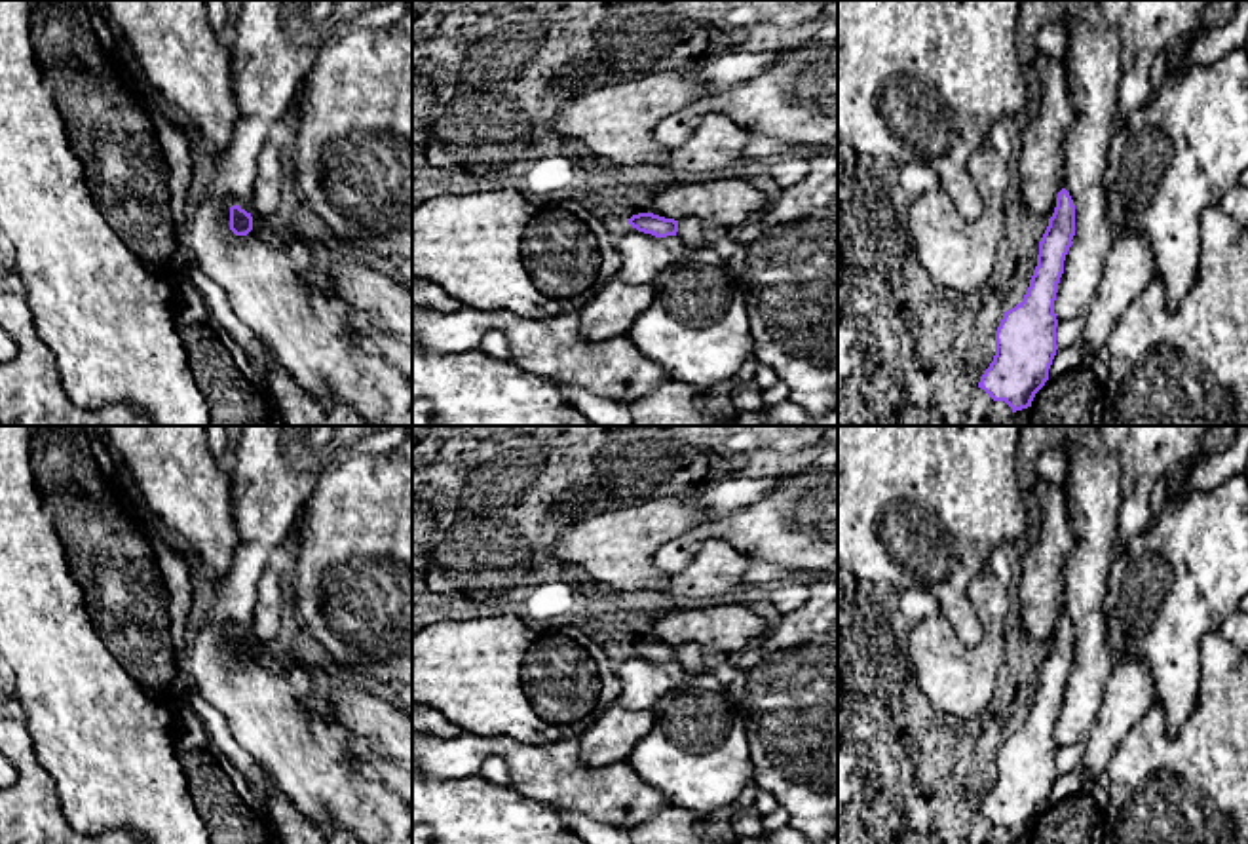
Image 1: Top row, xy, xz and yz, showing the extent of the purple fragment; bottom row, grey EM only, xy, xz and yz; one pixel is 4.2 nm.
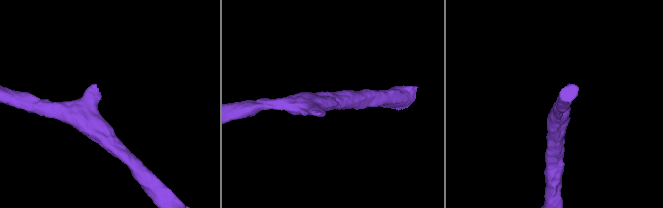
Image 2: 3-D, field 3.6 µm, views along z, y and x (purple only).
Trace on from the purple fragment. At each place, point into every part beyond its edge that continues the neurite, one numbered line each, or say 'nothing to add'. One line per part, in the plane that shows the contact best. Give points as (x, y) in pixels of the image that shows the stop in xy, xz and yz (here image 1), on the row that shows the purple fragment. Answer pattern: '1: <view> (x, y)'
1: xz (690, 230)

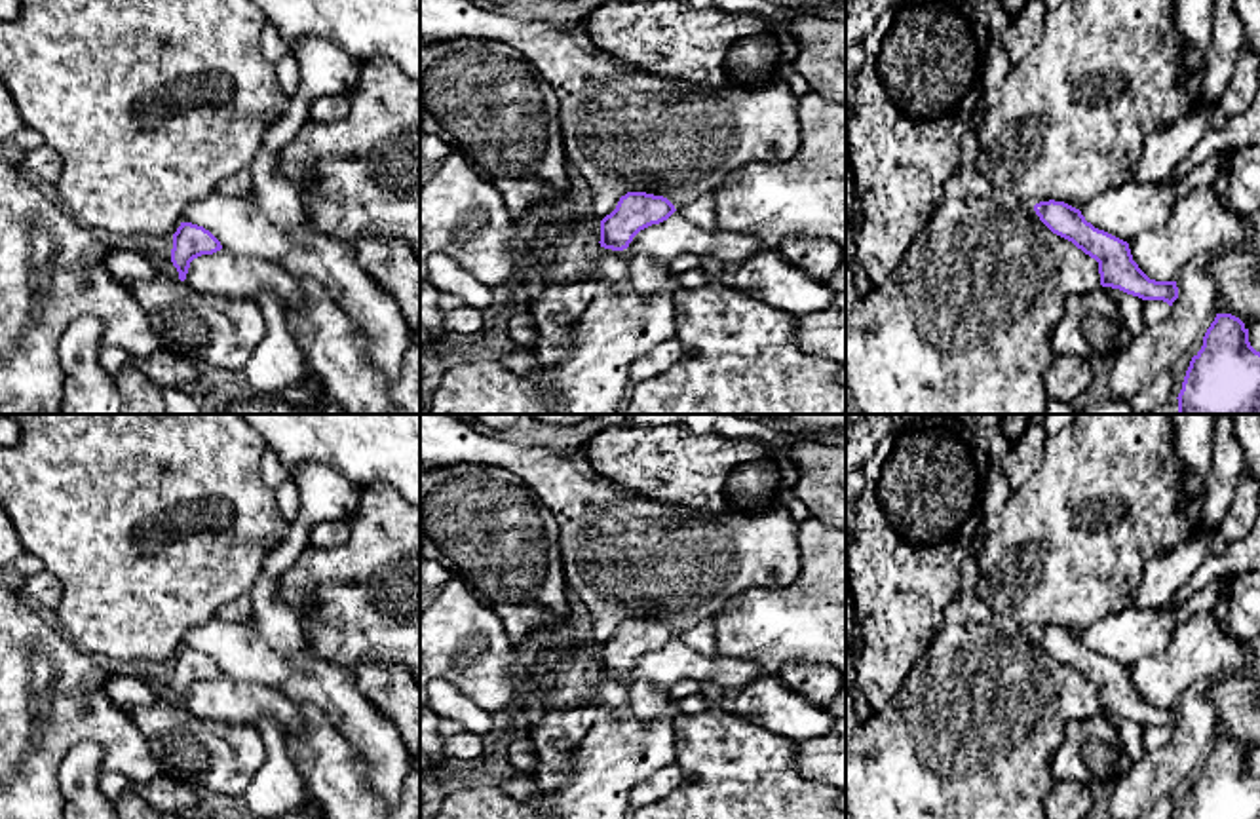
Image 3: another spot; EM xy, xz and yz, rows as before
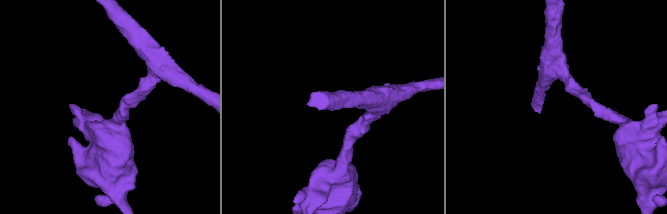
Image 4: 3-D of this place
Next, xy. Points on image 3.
nothing to add

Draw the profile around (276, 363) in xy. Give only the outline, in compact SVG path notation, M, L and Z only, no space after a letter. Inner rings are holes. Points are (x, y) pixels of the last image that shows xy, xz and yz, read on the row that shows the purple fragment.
M262 289L255 304L262 314L266 333L241 371L247 386L255 393L306 390L310 367L285 329L279 298Z

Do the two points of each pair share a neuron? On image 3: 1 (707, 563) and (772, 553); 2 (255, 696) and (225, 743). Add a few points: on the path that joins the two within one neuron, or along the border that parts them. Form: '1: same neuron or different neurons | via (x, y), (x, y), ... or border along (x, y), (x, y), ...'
1: same neuron | via (723, 553), (757, 553)
2: different neurons | border along (192, 713), (253, 730)

